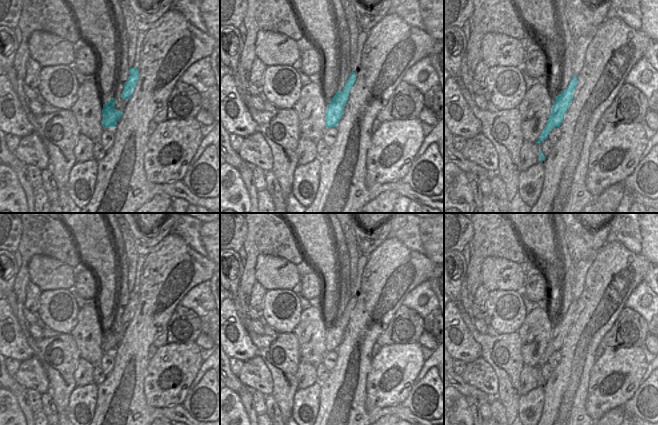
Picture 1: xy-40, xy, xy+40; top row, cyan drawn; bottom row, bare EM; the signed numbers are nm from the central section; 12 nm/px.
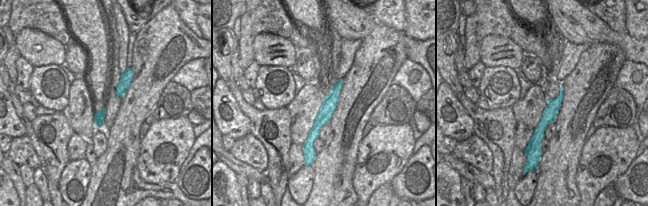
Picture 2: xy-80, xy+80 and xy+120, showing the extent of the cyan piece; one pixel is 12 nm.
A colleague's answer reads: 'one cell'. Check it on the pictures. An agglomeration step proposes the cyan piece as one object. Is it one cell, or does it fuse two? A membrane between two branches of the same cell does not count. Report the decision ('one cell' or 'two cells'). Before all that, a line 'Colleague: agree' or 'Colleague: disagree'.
Colleague: agree
one cell

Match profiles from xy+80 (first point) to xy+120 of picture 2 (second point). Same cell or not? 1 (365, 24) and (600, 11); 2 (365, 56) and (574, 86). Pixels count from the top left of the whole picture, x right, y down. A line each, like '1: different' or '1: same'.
1: different
2: same

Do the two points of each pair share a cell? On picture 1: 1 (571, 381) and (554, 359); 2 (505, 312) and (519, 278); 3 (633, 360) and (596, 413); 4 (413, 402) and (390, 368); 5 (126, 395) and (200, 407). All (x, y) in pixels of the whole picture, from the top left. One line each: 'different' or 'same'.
1: different
2: different
3: same
4: different
5: different

